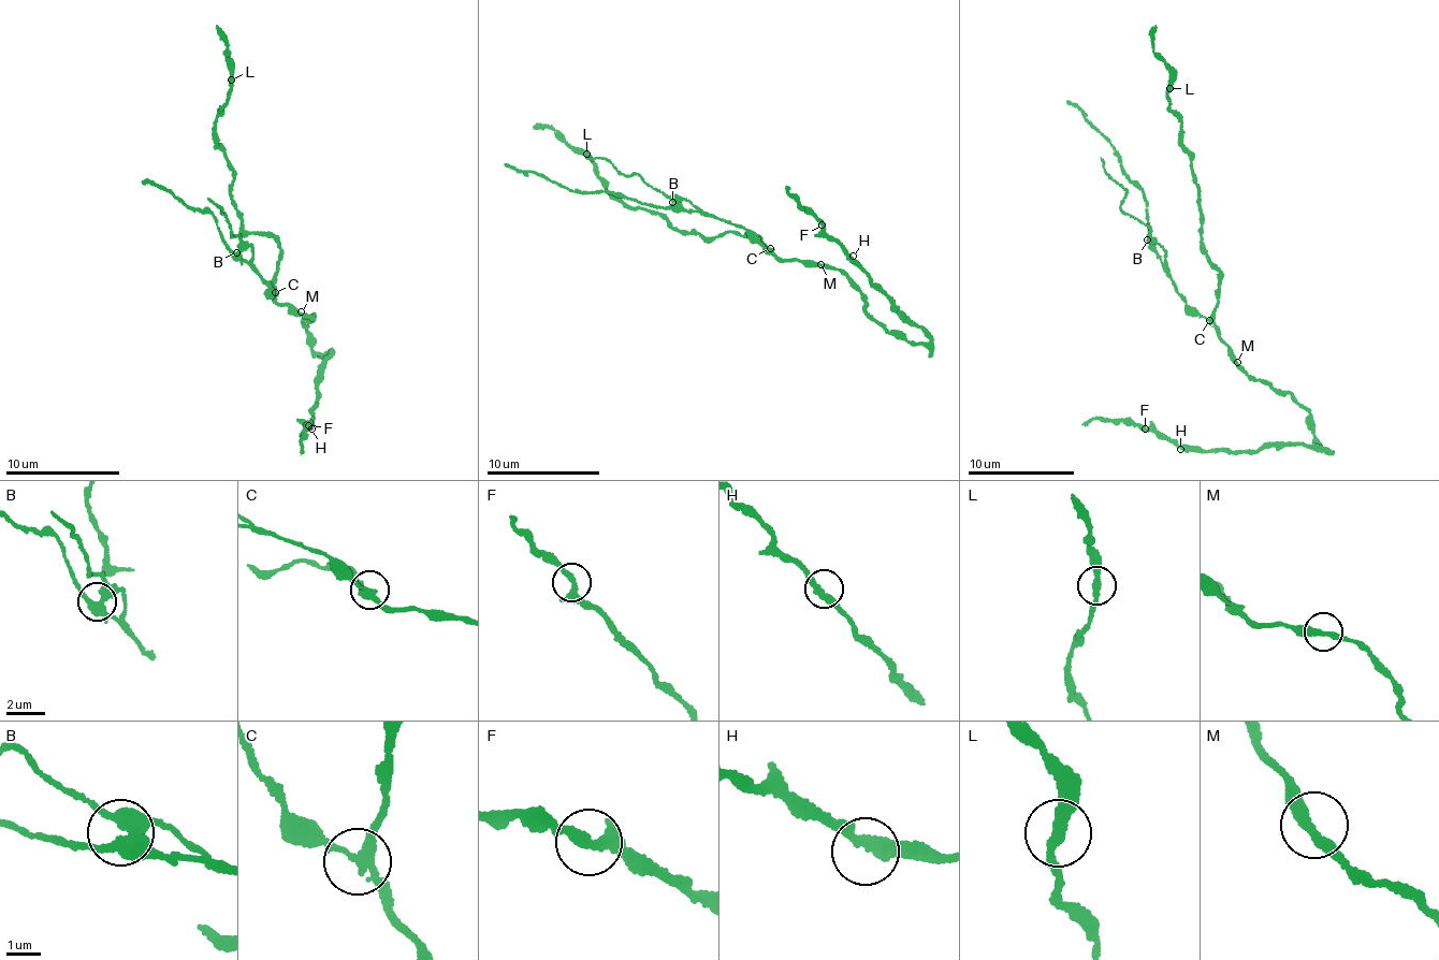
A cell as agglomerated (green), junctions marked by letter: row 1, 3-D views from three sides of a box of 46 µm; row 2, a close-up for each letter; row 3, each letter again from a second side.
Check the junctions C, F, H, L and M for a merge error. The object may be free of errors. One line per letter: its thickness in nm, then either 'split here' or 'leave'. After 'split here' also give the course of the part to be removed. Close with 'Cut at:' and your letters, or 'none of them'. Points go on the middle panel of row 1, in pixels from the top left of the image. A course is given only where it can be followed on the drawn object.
C: calibre 260 nm; split here; course (770, 248), (744, 229), (699, 211), (563, 188), (504, 163)
F: calibre 240 nm; leave
H: calibre 320 nm; leave
L: calibre 280 nm; leave
M: calibre 320 nm; leave
Cut at: C

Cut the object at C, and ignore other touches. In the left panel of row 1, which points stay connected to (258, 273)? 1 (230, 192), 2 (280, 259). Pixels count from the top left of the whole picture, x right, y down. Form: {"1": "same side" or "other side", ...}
{"1": "other side", "2": "other side"}

